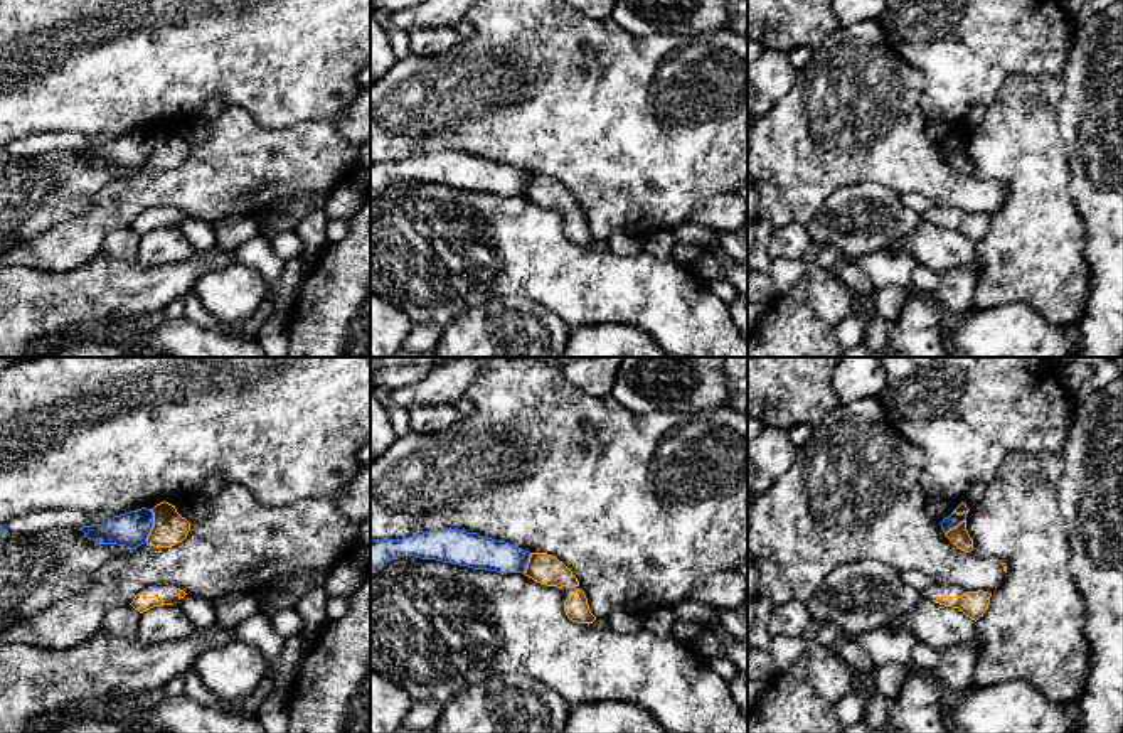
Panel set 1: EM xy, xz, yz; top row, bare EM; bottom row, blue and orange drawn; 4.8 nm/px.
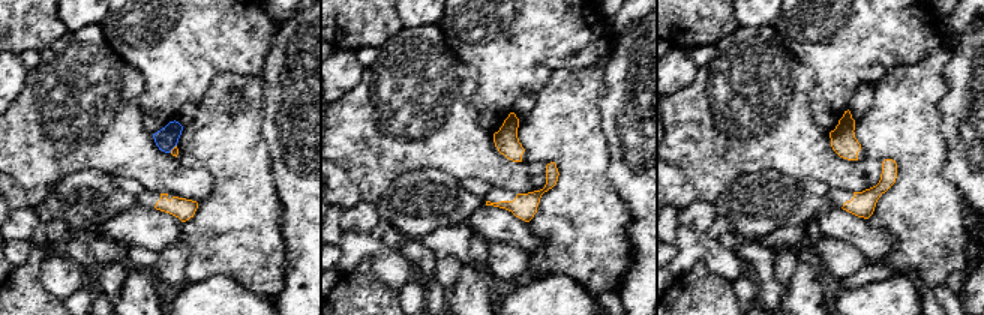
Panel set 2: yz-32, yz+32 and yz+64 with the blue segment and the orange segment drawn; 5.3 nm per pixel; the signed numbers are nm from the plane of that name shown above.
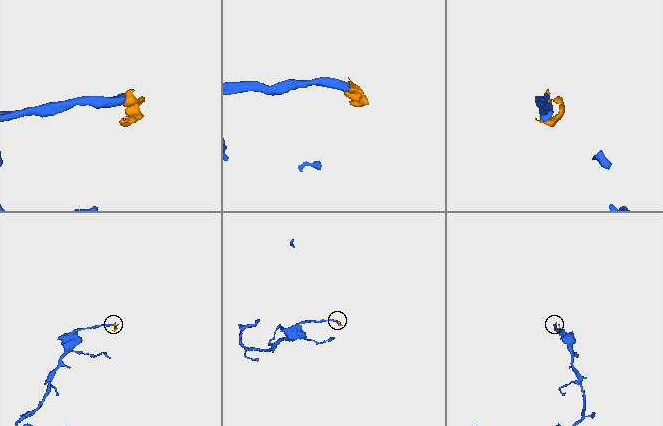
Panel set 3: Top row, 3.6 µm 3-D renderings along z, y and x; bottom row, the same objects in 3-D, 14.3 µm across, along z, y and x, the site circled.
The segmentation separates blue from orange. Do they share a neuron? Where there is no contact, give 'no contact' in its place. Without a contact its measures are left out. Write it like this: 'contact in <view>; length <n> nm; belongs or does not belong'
contact in xy; length 160 nm; does not belong

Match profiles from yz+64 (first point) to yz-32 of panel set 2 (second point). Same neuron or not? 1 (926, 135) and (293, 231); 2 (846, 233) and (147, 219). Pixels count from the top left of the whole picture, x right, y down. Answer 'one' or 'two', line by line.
1: two
2: one

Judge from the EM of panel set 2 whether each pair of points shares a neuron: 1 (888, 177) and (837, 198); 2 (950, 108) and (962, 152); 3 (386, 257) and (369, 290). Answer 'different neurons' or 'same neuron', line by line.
1: same neuron
2: same neuron
3: different neurons

